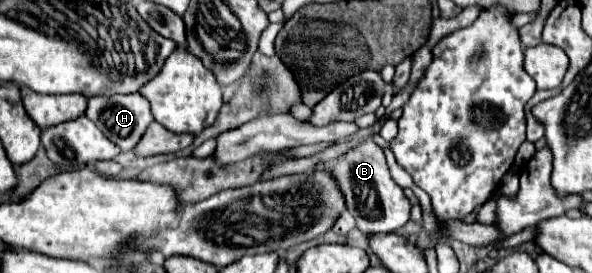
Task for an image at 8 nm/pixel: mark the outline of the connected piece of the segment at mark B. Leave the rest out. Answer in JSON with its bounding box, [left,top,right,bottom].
[332,140,410,236]

